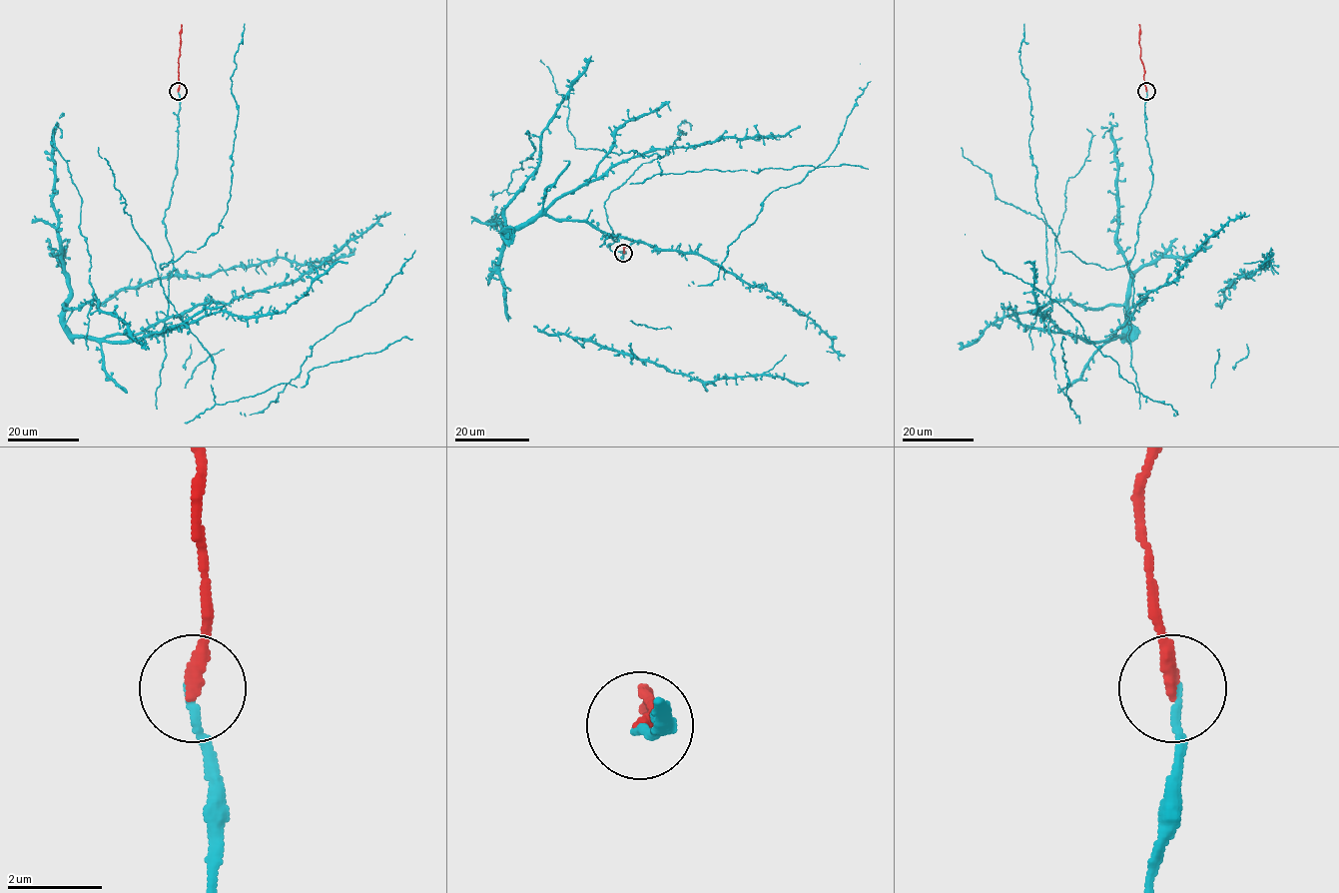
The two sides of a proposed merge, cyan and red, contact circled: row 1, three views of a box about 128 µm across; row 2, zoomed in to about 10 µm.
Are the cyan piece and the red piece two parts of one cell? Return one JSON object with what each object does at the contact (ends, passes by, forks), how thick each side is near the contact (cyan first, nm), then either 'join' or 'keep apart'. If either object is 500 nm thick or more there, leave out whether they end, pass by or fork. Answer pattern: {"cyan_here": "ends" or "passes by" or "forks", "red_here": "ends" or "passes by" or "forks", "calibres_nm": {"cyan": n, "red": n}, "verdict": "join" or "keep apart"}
{"cyan_here": "ends", "red_here": "ends", "calibres_nm": {"cyan": 160, "red": 280}, "verdict": "join"}

